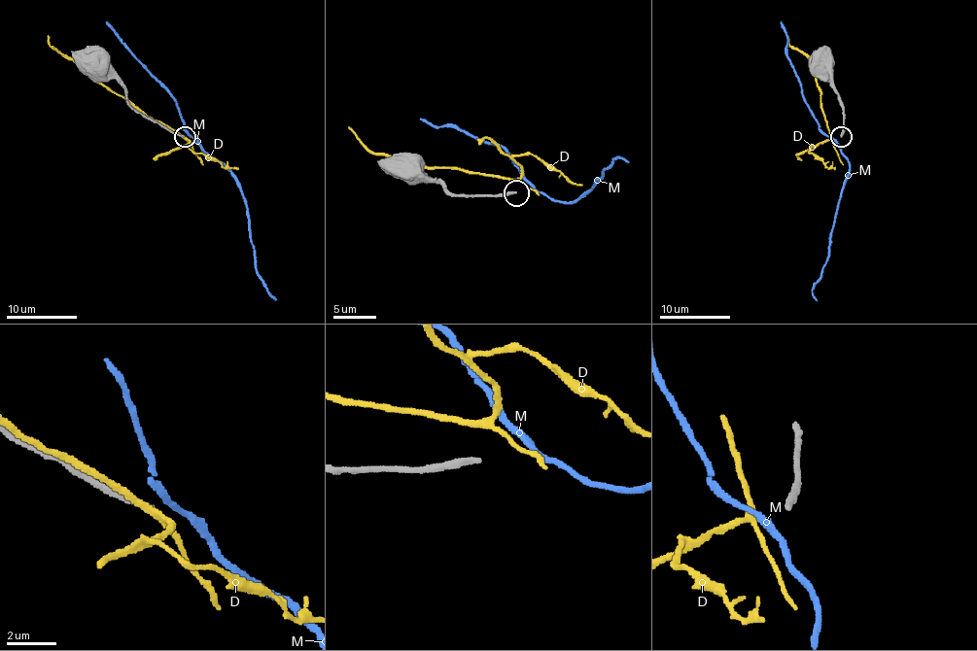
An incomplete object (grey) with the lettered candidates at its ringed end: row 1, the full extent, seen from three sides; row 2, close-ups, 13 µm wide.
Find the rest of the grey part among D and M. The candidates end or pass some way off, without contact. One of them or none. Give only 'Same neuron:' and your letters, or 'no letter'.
Same neuron: no letter

